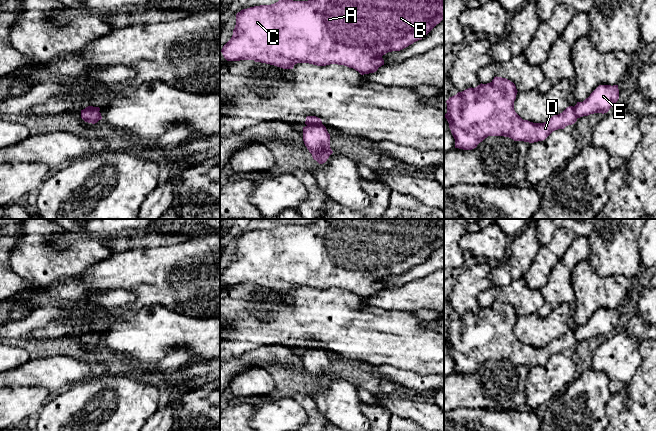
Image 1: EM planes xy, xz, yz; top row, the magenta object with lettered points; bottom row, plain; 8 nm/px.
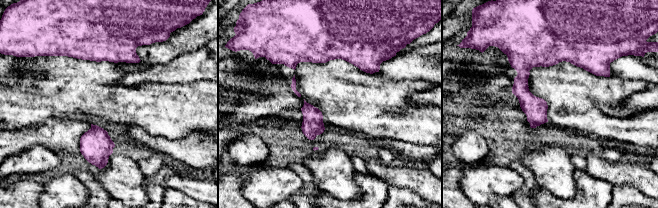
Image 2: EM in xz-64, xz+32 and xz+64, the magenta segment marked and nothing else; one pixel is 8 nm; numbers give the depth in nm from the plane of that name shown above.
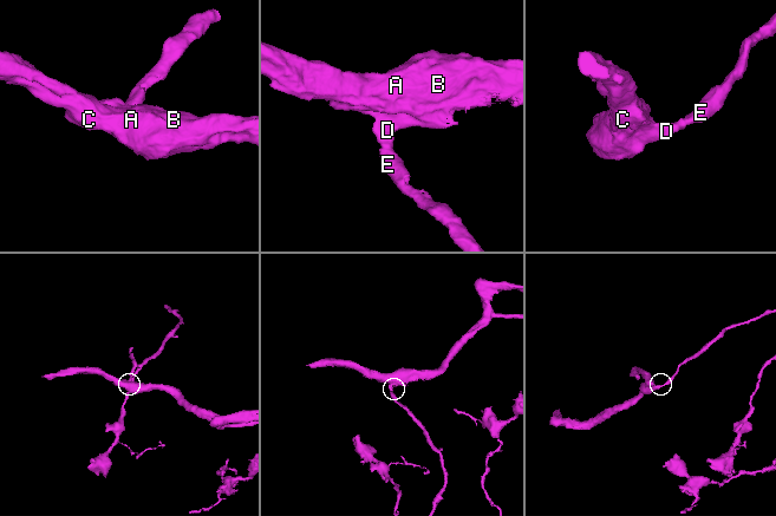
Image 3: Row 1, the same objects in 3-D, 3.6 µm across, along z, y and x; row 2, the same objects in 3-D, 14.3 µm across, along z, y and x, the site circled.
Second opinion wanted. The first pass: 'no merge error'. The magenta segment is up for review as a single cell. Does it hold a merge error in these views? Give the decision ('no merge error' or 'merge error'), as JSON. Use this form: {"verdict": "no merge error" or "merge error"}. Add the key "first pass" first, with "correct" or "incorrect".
{"first pass": "correct", "verdict": "no merge error"}

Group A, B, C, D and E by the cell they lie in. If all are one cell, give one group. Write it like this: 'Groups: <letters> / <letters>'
Groups: A B C D E

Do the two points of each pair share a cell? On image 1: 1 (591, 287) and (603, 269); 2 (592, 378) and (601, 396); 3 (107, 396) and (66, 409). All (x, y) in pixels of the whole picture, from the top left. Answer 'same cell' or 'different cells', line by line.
1: different cells
2: same cell
3: same cell

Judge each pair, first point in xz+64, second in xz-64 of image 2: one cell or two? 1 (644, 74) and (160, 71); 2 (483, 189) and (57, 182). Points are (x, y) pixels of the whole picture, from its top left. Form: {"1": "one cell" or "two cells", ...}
{"1": "one cell", "2": "one cell"}

